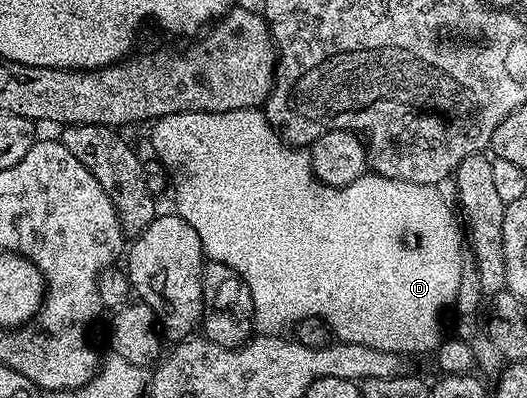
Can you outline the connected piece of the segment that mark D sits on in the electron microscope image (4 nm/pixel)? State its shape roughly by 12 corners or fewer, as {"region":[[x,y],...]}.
{"region":[[260,109],[152,123],[175,213],[280,335],[434,351],[437,186],[324,186]]}

